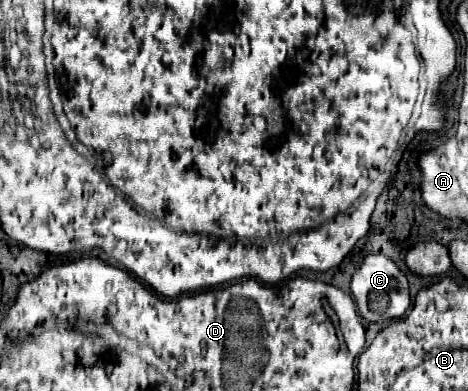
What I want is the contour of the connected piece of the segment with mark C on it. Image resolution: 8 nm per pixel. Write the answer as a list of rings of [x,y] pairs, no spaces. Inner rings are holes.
[[[371,254],[367,256],[361,266],[357,268],[357,272],[351,278],[351,296],[357,302],[357,308],[361,312],[361,316],[369,322],[385,322],[385,320],[399,320],[409,304],[409,284],[407,284],[407,276],[397,268],[397,264],[393,260],[389,260],[383,254]]]

